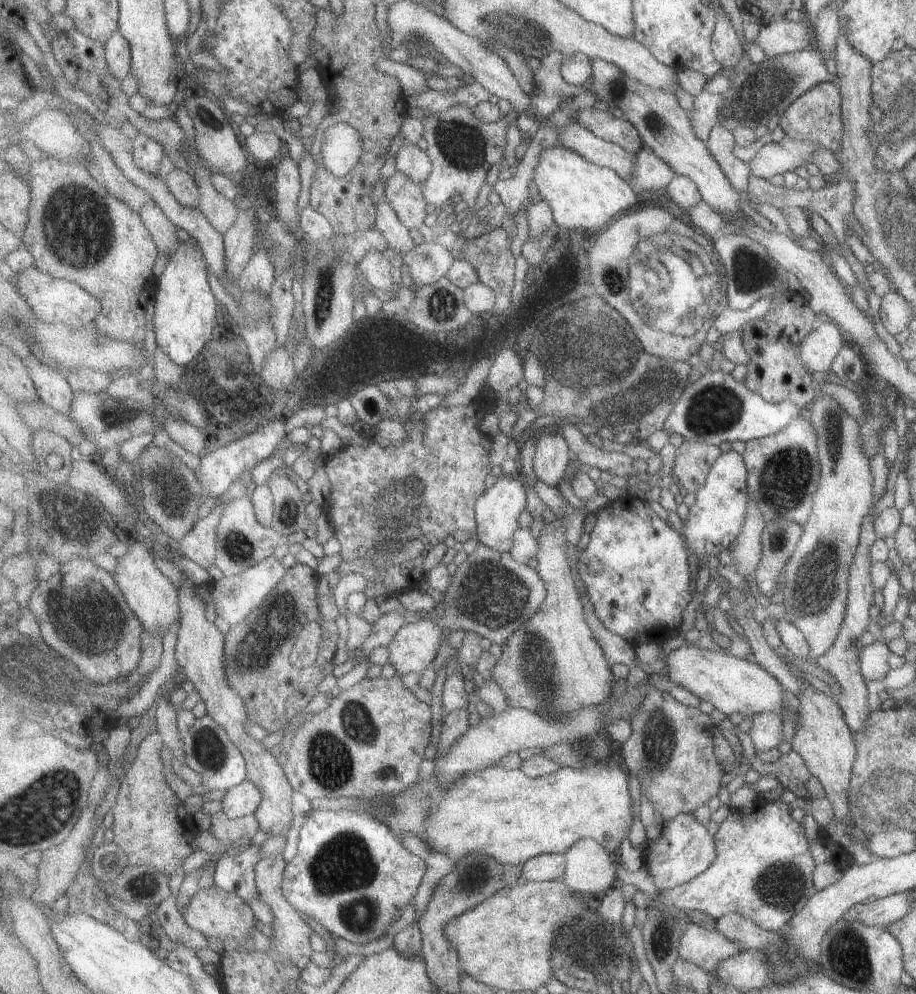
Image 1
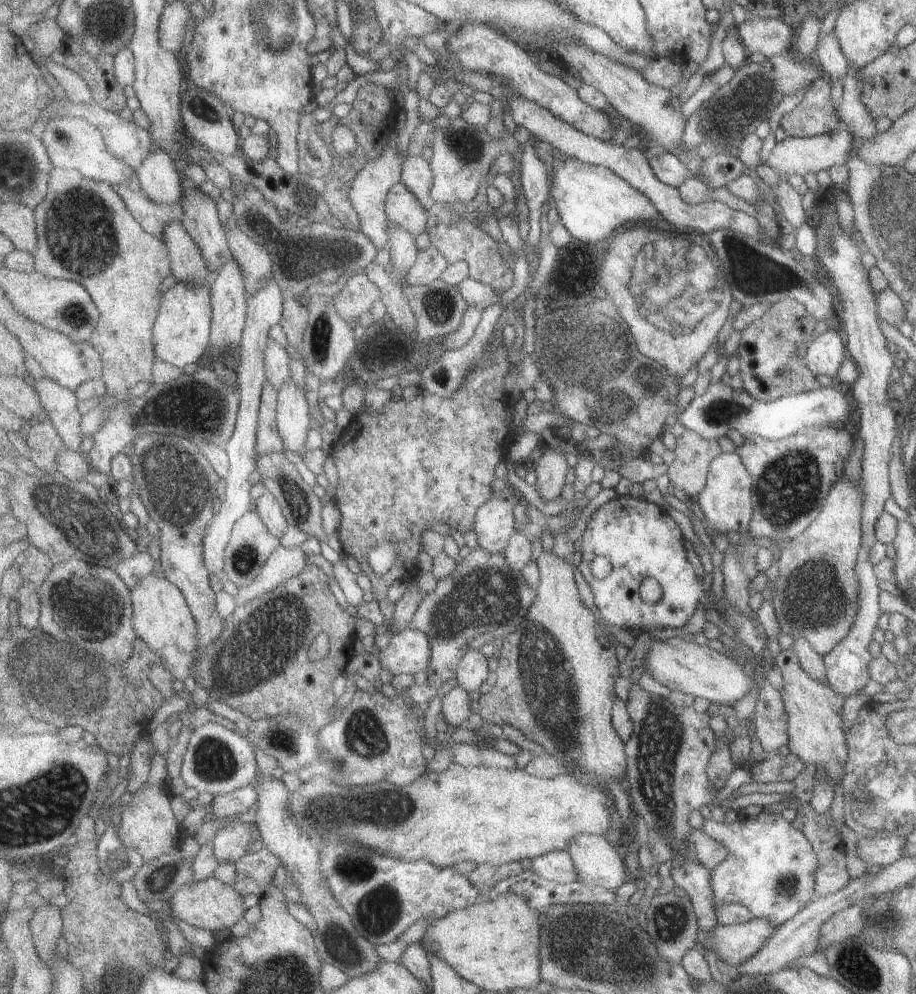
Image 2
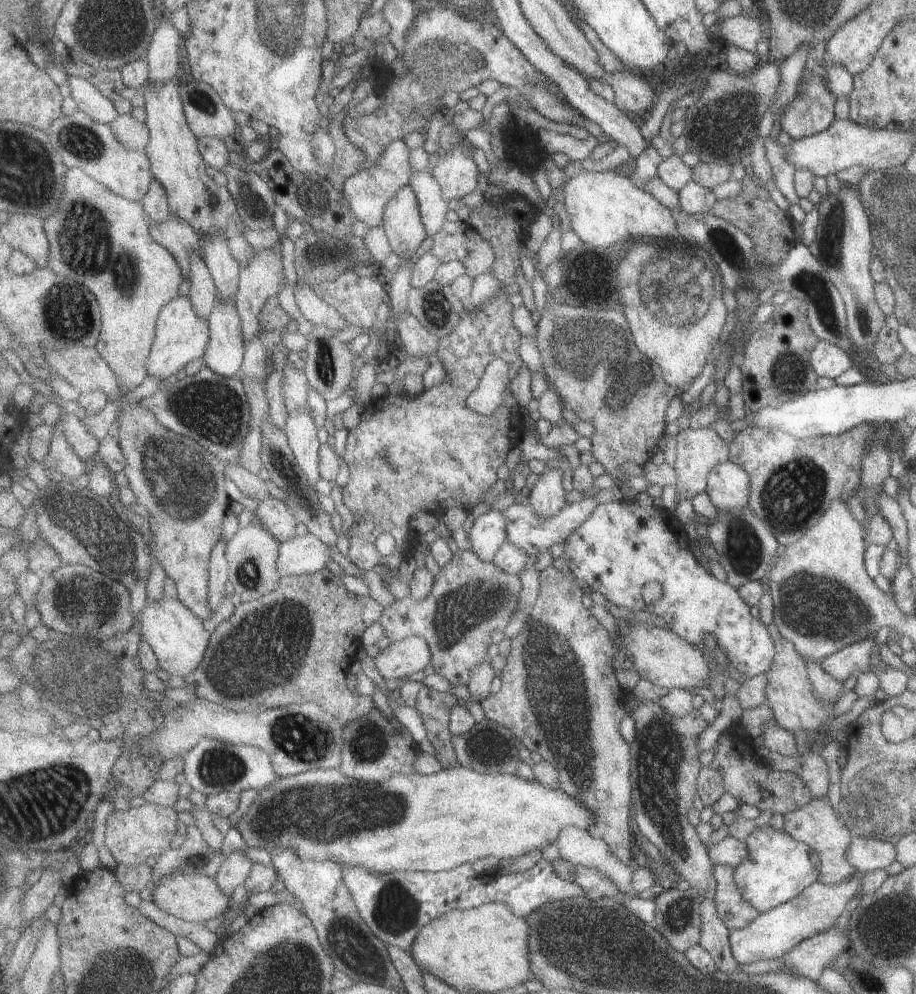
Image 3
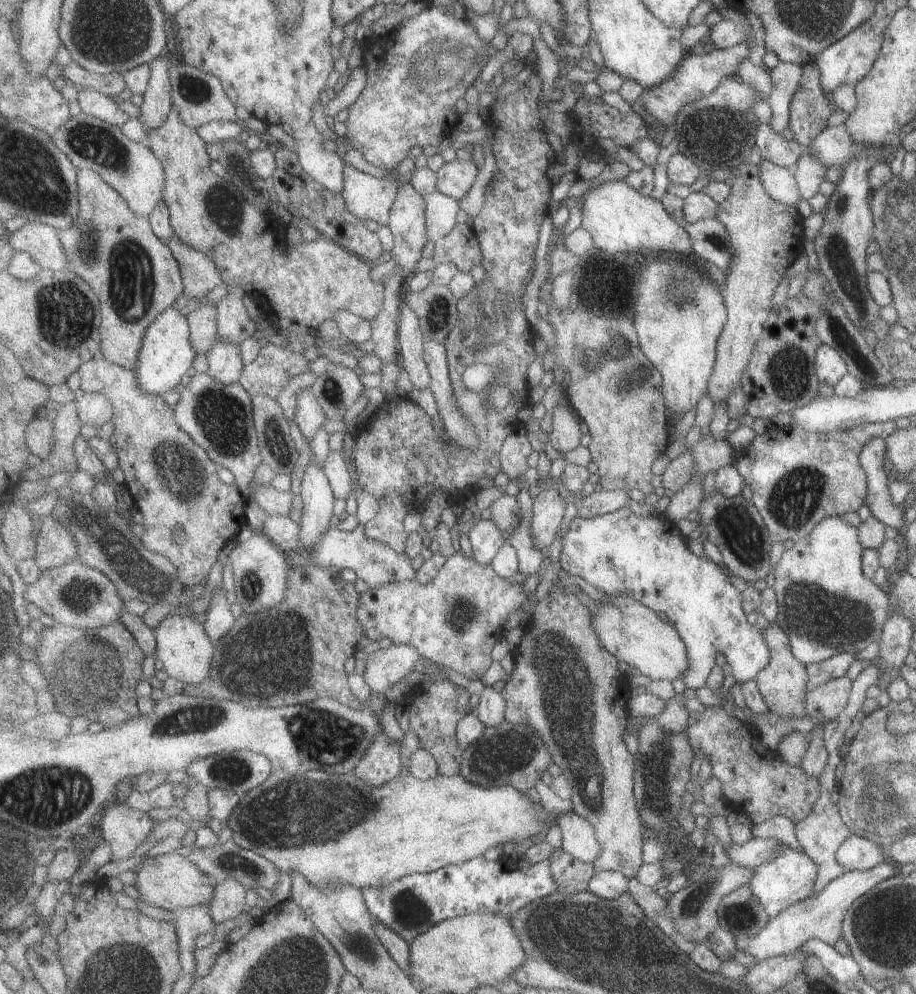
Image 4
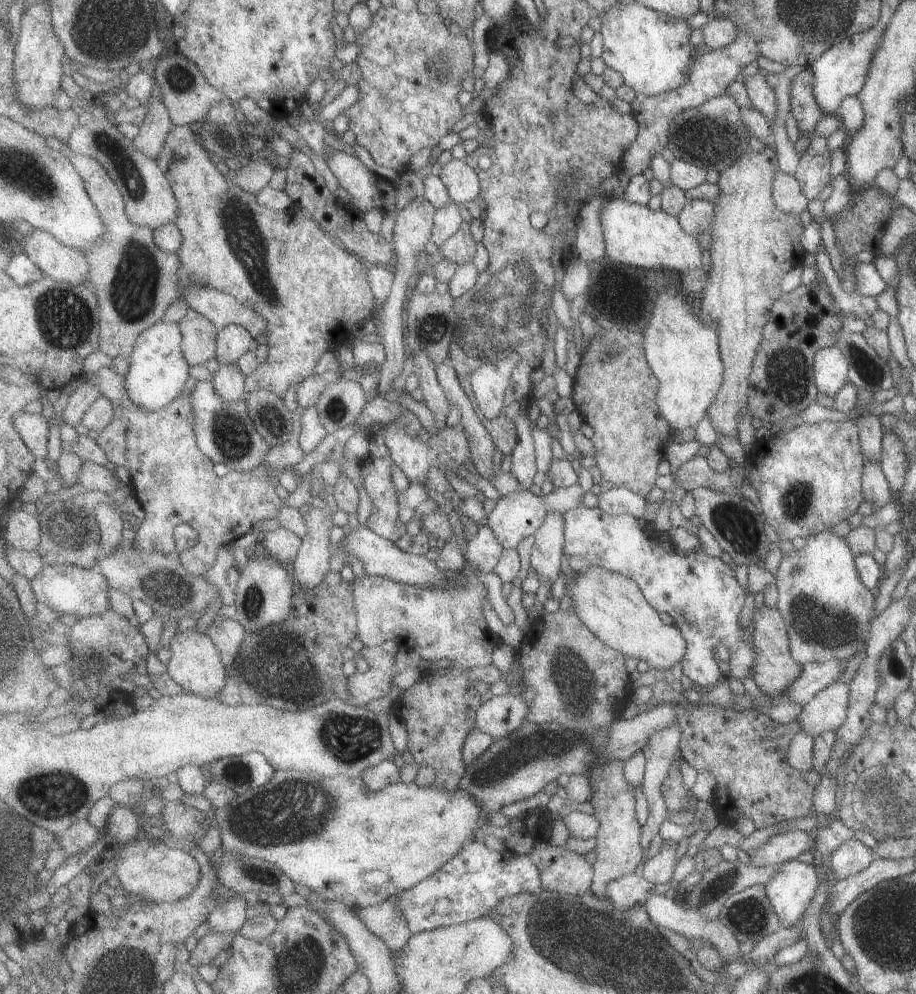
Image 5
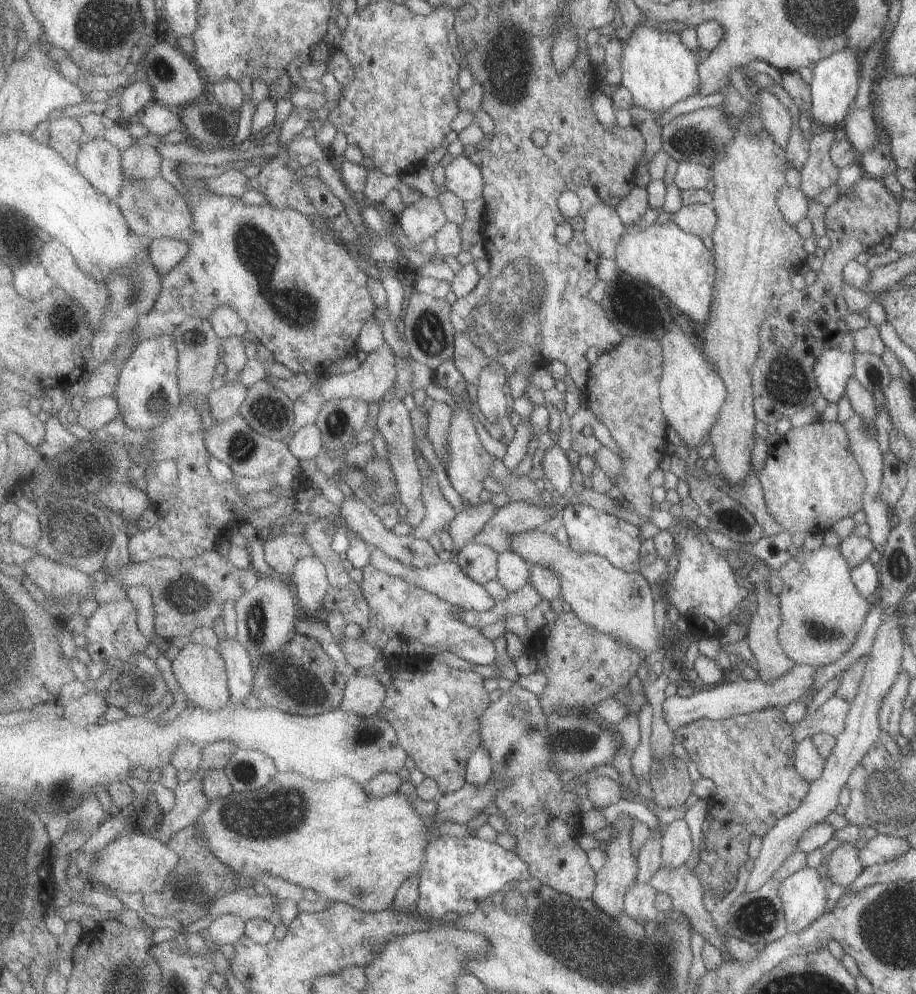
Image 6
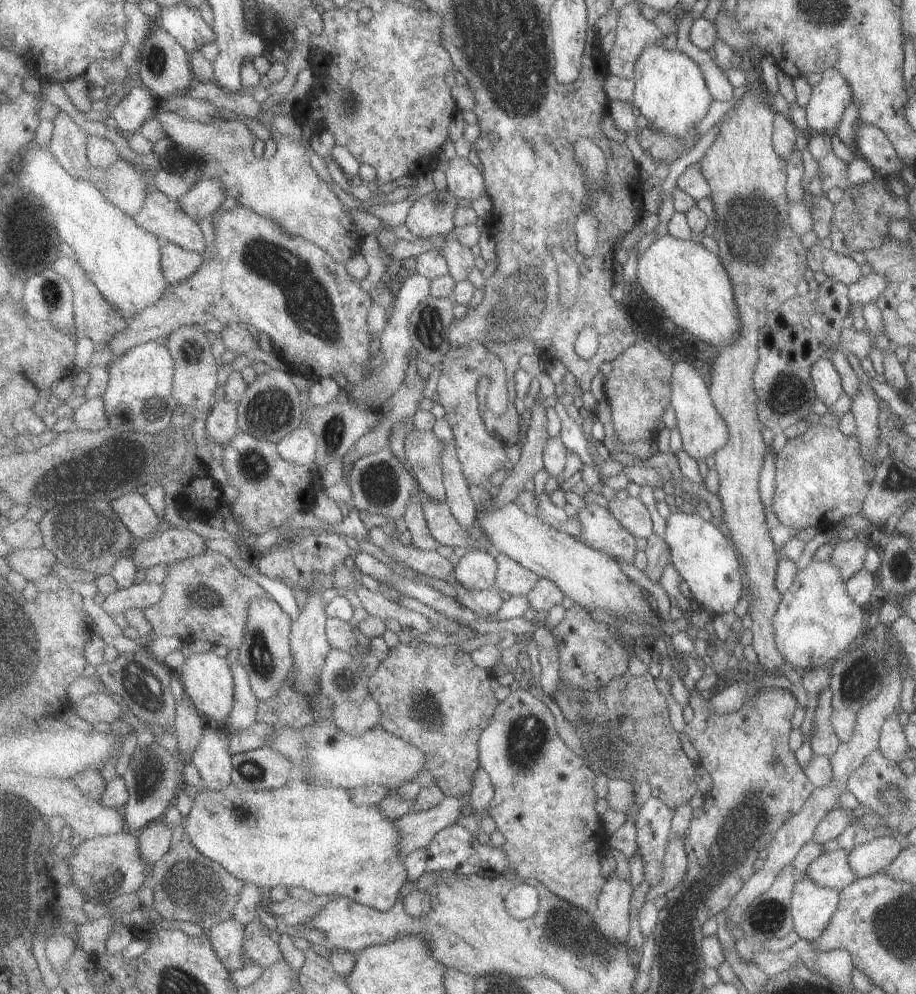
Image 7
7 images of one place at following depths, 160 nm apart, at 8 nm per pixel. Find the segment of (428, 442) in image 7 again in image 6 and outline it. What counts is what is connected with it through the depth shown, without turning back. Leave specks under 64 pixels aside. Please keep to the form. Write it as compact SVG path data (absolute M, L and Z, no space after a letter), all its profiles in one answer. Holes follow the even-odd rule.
M433 472L427 480L424 480L422 498L426 507L426 518L419 526L413 528L410 535L414 538L427 539L433 534L447 530L457 516L457 512L443 496L437 474Z

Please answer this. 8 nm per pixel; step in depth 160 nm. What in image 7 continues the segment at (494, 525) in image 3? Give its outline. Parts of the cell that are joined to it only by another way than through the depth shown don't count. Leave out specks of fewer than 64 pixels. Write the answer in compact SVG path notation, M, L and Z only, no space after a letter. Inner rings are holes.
M471 549L459 559L455 568L455 578L465 588L486 590L496 585L498 560L496 554L480 549Z

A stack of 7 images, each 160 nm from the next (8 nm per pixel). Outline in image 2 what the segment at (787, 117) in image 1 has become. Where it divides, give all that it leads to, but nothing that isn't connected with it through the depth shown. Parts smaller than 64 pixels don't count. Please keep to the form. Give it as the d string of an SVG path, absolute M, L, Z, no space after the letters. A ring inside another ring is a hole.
M821 76L813 81L807 88L803 100L781 118L780 126L789 137L814 137L834 132L838 128L840 118L837 108L833 106L831 100L831 80L826 76Z

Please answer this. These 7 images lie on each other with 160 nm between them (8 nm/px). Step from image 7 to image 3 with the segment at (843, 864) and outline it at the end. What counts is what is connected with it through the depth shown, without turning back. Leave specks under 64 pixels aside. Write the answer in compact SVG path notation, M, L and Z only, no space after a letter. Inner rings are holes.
M852 836L845 851L851 868L859 873L884 869L895 860L893 844L882 839Z

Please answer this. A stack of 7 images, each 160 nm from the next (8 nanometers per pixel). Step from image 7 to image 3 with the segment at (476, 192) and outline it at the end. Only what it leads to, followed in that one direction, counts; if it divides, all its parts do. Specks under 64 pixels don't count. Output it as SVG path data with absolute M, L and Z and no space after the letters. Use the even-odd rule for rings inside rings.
M467 139L461 146L452 147L442 153L438 163L431 170L432 175L442 186L445 200L461 199L473 190L477 190L479 182L479 166L473 162L471 149Z

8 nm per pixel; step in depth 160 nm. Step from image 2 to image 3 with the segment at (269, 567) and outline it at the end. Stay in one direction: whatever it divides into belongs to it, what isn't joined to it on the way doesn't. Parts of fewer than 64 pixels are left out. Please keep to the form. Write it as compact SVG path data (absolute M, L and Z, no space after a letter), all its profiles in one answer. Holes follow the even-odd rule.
M307 533L296 535L280 543L278 571L282 576L312 575L325 569L331 556L332 546L323 542L319 536Z

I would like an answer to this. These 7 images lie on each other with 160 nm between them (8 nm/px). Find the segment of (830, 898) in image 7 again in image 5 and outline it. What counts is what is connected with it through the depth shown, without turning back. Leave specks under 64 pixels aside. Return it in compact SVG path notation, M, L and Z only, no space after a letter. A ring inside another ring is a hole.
M794 859L779 865L777 874L765 884L765 890L775 913L779 916L781 927L790 928L801 923L814 901L815 894L818 894L820 885L821 875L813 863L804 864Z

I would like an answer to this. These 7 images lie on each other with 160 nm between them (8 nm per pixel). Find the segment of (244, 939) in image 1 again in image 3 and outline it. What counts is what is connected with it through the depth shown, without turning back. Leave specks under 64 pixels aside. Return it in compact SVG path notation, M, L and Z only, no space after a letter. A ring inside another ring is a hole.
M181 870L166 874L157 884L151 887L152 900L169 915L175 915L186 921L204 923L226 912L231 906L229 895L218 885L216 877L207 875L188 875Z

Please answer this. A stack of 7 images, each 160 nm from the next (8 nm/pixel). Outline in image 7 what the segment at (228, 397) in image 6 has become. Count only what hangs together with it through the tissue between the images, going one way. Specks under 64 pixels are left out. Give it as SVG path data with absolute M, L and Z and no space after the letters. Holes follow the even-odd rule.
M223 399L216 401L205 421L205 430L211 443L222 446L229 444L233 436L240 432L238 424L239 403Z

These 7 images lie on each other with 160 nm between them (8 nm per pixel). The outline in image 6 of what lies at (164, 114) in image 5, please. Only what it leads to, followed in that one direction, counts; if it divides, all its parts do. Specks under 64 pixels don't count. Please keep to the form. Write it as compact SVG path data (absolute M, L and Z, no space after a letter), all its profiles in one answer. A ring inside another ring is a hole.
M148 134L122 152L122 172L124 178L133 180L150 180L161 175L163 158L158 154L158 148L163 144L161 137Z

